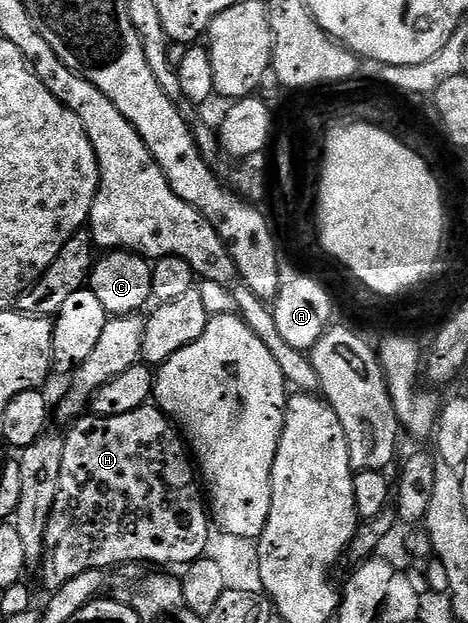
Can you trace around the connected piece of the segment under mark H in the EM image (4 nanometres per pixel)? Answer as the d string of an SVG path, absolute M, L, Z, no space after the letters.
M144 406L129 414L117 414L116 416L87 414L76 419L68 428L71 429L63 436L59 493L57 502L53 502L53 510L49 514L49 526L45 530L43 539L43 563L37 572L37 575L43 579L48 593L61 590L65 582L70 582L72 578L77 578L77 574L85 574L89 570L108 570L107 568L115 568L118 564L180 564L180 566L186 566L206 553L213 524L209 519L208 505L205 503L205 492L201 487L196 465L189 455L189 448L184 437L158 406Z

